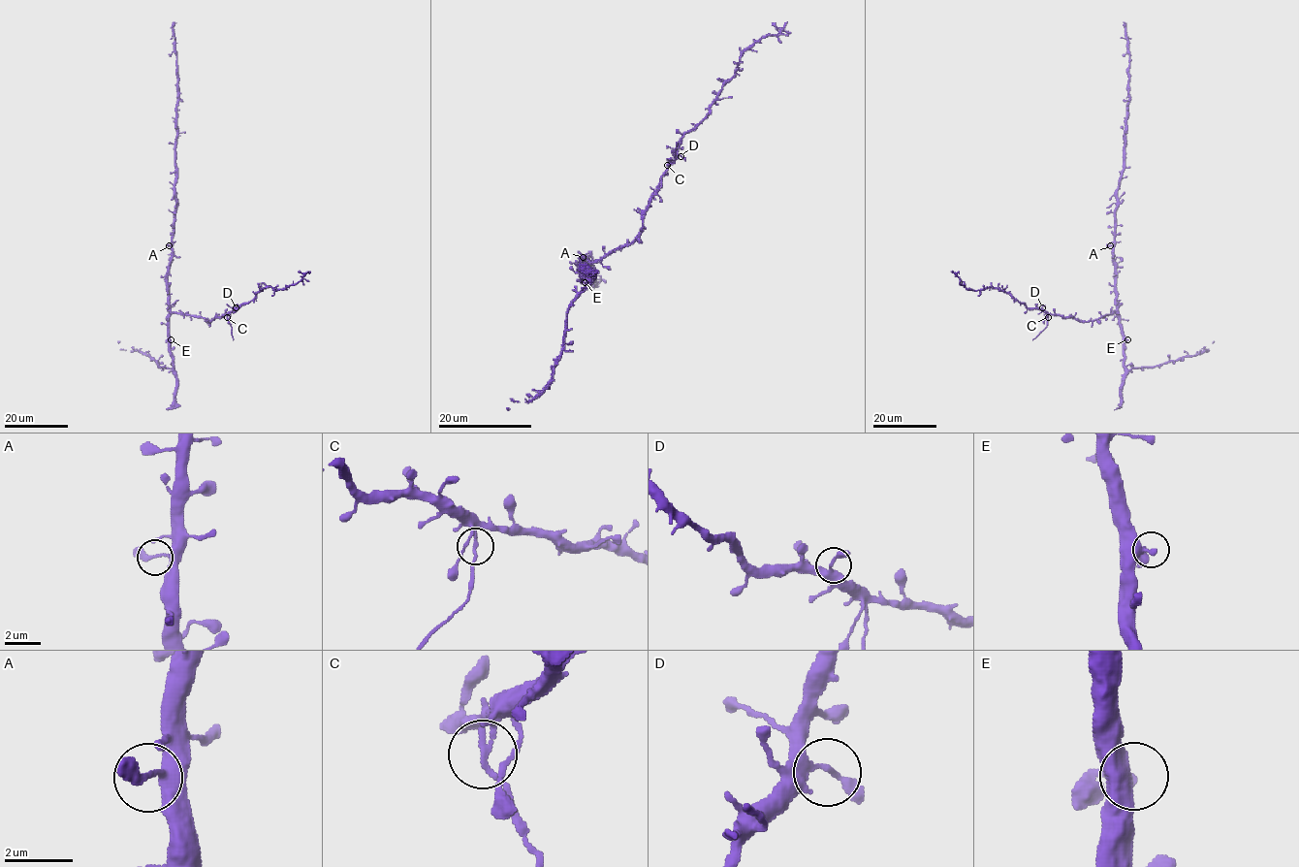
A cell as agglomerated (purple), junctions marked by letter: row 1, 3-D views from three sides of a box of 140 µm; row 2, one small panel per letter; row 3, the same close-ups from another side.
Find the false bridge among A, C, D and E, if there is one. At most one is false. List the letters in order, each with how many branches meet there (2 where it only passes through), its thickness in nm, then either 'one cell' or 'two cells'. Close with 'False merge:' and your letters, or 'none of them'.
A: 2 branches meet; 220 nm thick; one cell
C: 2 branches meet; 180 nm thick; two cells
D: 2 branches meet; 200 nm thick; one cell
E: 2 branches meet; 240 nm thick; one cell
False merge: C

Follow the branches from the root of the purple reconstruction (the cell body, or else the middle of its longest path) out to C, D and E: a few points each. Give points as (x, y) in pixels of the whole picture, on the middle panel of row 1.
C: (580, 265), (600, 262), (637, 236), (642, 226), (642, 212), (667, 164)
D: (580, 265), (600, 262), (637, 236), (642, 226), (642, 212), (659, 178), (681, 156)
E: (580, 265), (581, 279), (585, 282)

